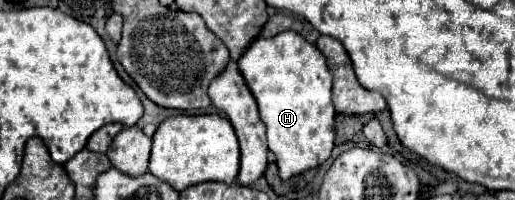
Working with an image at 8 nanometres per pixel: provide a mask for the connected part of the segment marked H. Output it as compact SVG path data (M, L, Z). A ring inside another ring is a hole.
M282 31L270 39L258 37L238 59L238 71L246 79L246 85L258 103L260 119L266 125L268 149L276 155L280 177L286 181L294 175L300 175L308 169L322 165L330 157L336 137L336 123L334 123L336 111L332 105L332 75L324 55L312 43L308 43L300 33Z

